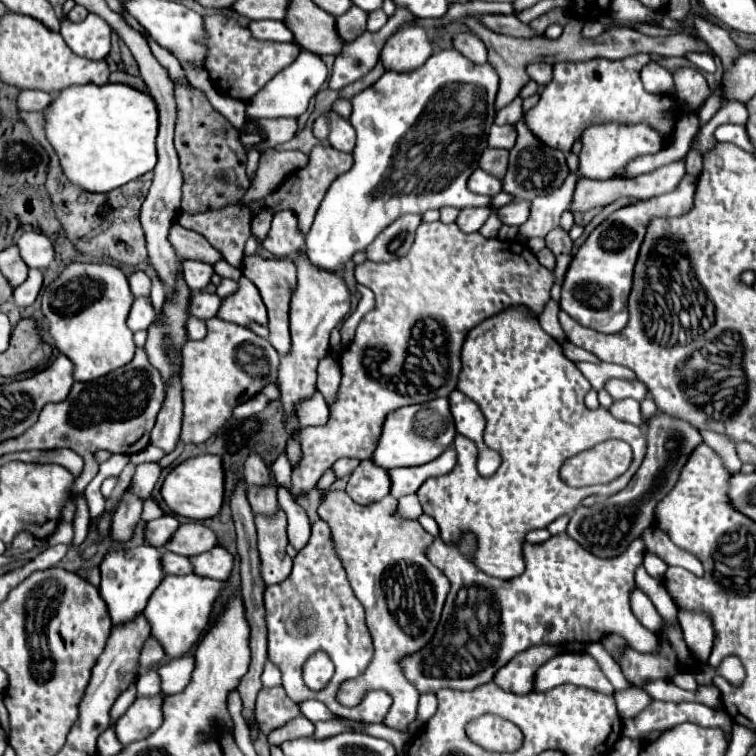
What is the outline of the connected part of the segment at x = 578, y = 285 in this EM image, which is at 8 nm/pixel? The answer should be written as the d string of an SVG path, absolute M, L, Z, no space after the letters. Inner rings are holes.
M686 175L674 191L660 197L652 197L648 201L636 201L608 215L576 251L564 275L562 311L566 311L572 319L582 323L584 327L592 327L602 333L620 331L628 321L626 303L632 287L632 271L638 257L638 247L642 243L642 235L646 233L646 223L652 217L660 217L660 215L674 217L686 213L692 207L694 191L696 191L696 177ZM580 295L588 295L588 297L580 297Z

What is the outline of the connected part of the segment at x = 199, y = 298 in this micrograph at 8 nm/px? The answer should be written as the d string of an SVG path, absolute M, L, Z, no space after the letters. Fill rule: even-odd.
M194 291L190 295L190 305L188 305L190 317L208 321L210 317L214 317L218 313L218 307L220 307L218 295L212 295L212 293L206 293L206 291Z

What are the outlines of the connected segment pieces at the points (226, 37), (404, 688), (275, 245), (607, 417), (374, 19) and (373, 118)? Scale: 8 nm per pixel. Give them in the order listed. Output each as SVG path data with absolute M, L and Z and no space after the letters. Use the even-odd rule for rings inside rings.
M208 15L204 17L204 23L208 33L206 71L222 93L240 101L246 101L256 95L276 73L288 67L300 53L300 47L296 43L260 43L250 35L250 31L246 31L246 27L240 27L232 17Z
M328 491L322 497L318 513L326 519L332 531L334 549L346 569L354 595L366 609L366 625L374 641L372 663L362 677L342 685L338 701L350 707L358 703L366 691L384 689L392 697L392 707L386 713L386 725L406 733L410 723L416 719L420 695L402 675L398 659L418 651L432 639L450 583L426 555L434 537L426 533L420 523L402 523L402 519L394 515L394 507L396 499L390 495L372 505L358 505L346 495L346 491ZM384 579L388 579L388 595Z
M280 211L274 213L274 221L272 227L266 235L266 239L262 241L262 247L274 255L290 255L294 251L298 251L304 243L302 233L296 227L296 217L290 215L290 211Z
M524 305L506 307L476 325L466 335L460 357L462 371L456 389L470 397L484 413L484 443L502 455L502 465L496 475L482 477L476 469L476 443L458 433L454 437L454 469L446 475L426 479L416 495L424 513L440 525L440 539L446 545L456 545L466 531L474 533L476 567L486 575L510 579L524 571L524 535L530 529L548 527L554 519L572 513L588 495L614 495L626 487L644 459L647 442L636 425L614 419L606 409L592 411L584 405L584 397L592 389L588 379ZM558 469L568 485L558 477Z
M376 9L376 11L370 11L368 13L368 21L366 21L366 29L368 31L378 31L384 23L386 23L388 15L384 13L384 9Z
M456 49L434 53L420 69L410 73L386 71L372 87L366 87L352 101L350 125L356 129L356 147L352 151L354 165L348 173L334 179L324 203L312 223L310 243L306 235L306 255L310 263L328 273L342 273L344 265L366 247L400 215L440 209L444 205L464 207L492 207L492 197L474 195L466 189L466 181L478 167L478 157L486 147L488 127L494 123L495 99L498 92L498 75L486 65L472 65Z

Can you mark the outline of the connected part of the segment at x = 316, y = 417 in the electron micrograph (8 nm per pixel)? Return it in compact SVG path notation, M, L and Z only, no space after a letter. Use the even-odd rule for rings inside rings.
M318 390L308 397L308 399L302 399L294 405L294 413L296 417L300 419L300 425L302 427L308 427L308 425L322 425L326 423L328 419L328 409L318 409L320 407L320 395Z

